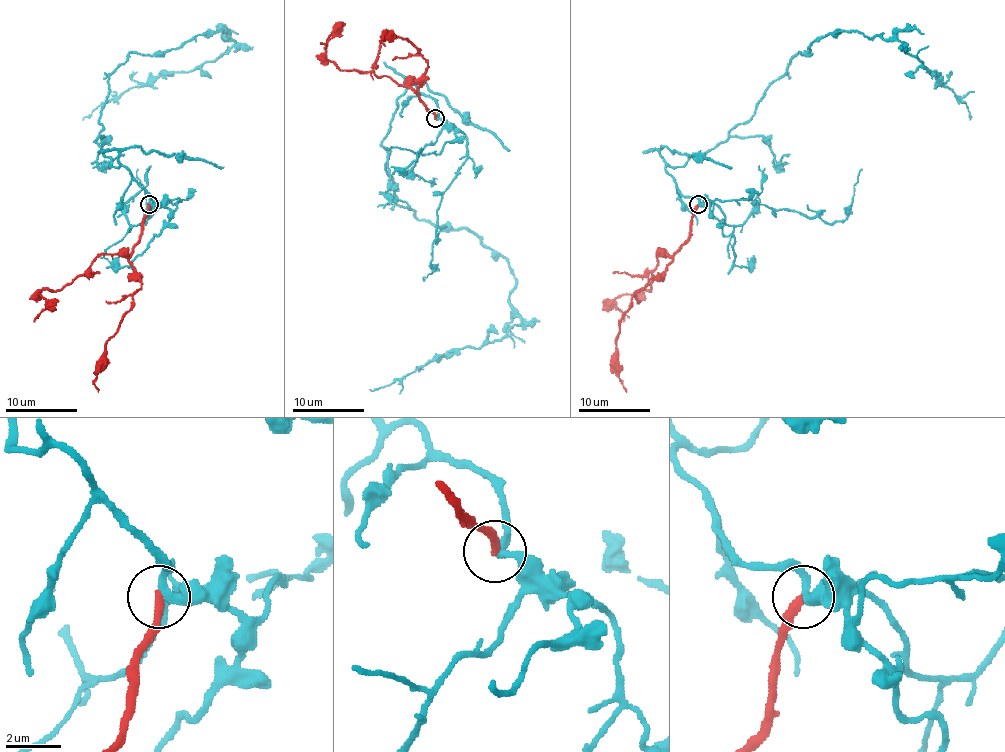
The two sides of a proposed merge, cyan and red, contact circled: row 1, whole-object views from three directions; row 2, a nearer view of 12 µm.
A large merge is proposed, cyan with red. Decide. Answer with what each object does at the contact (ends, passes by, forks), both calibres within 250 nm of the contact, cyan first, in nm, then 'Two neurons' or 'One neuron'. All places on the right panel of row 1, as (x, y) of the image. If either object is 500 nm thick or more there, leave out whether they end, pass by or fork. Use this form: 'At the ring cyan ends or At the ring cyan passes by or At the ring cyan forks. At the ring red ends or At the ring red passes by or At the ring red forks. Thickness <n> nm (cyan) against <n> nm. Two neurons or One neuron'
At the ring cyan passes by. At the ring red ends. Thickness 260 nm (cyan) against 320 nm. Two neurons

